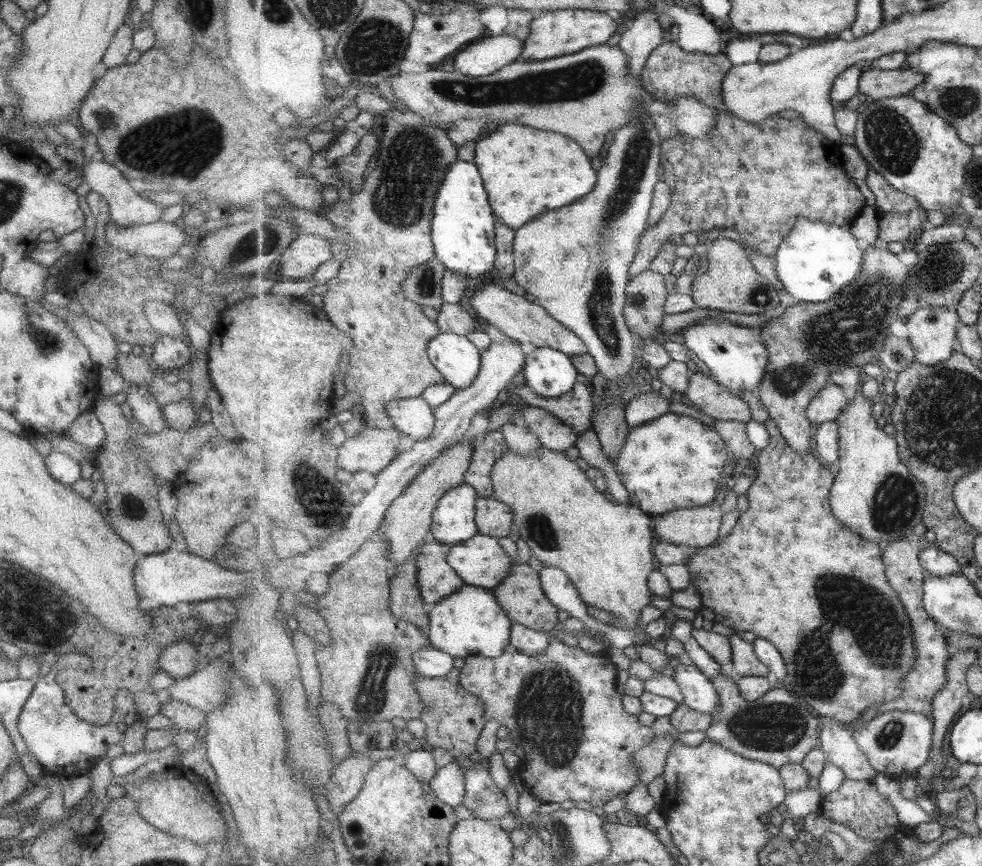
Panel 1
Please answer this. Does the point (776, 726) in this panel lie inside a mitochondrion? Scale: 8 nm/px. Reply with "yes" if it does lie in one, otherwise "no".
yes

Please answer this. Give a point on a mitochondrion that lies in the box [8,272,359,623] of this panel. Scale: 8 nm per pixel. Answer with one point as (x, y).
(323, 502)

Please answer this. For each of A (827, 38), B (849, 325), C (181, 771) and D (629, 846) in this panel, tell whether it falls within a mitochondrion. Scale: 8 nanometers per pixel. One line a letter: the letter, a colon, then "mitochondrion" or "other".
A: other
B: mitochondrion
C: other
D: other

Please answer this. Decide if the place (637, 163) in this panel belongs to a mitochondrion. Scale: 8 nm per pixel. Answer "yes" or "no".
yes

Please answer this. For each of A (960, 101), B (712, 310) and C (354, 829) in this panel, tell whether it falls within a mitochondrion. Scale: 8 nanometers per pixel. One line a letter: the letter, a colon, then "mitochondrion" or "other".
A: mitochondrion
B: other
C: other

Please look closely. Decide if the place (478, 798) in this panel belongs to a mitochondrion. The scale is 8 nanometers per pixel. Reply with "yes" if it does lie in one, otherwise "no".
yes

